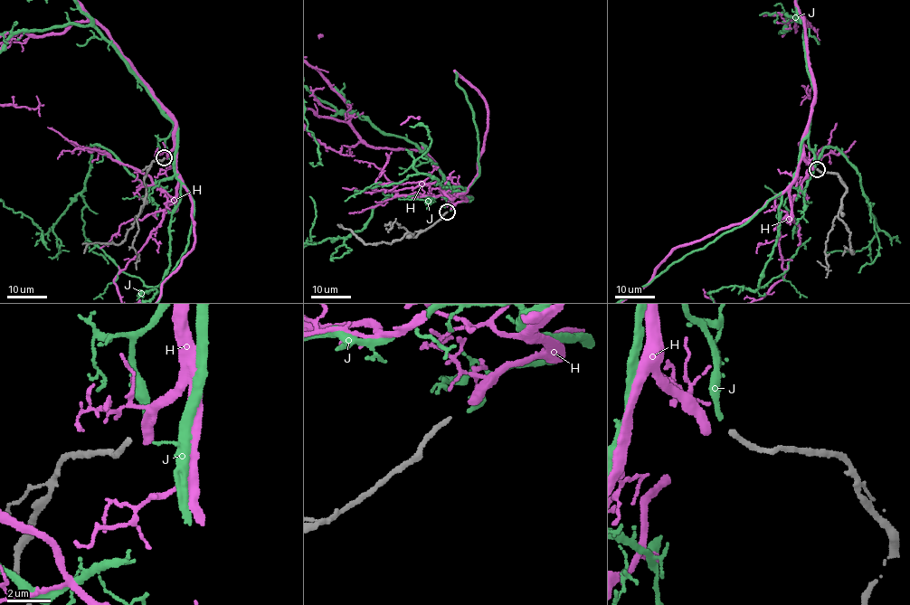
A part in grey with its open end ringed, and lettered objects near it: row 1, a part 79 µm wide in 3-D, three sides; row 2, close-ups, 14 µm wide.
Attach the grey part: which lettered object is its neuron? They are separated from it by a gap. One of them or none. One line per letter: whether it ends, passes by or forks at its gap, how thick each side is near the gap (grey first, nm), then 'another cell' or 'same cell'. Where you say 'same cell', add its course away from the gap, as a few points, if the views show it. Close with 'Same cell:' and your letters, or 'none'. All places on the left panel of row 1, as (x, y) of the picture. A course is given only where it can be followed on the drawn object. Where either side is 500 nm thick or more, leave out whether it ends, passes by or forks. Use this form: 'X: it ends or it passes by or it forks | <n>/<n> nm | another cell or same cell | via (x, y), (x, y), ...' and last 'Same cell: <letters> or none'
H: it ends | 240/420 nm | another cell
J: it ends | 240/240 nm | same cell
Same cell: J

